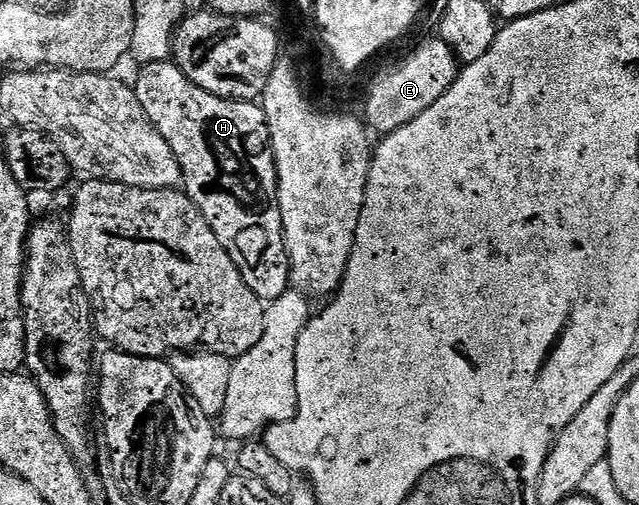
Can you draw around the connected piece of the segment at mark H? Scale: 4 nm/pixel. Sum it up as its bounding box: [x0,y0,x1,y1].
[133,61,291,305]

